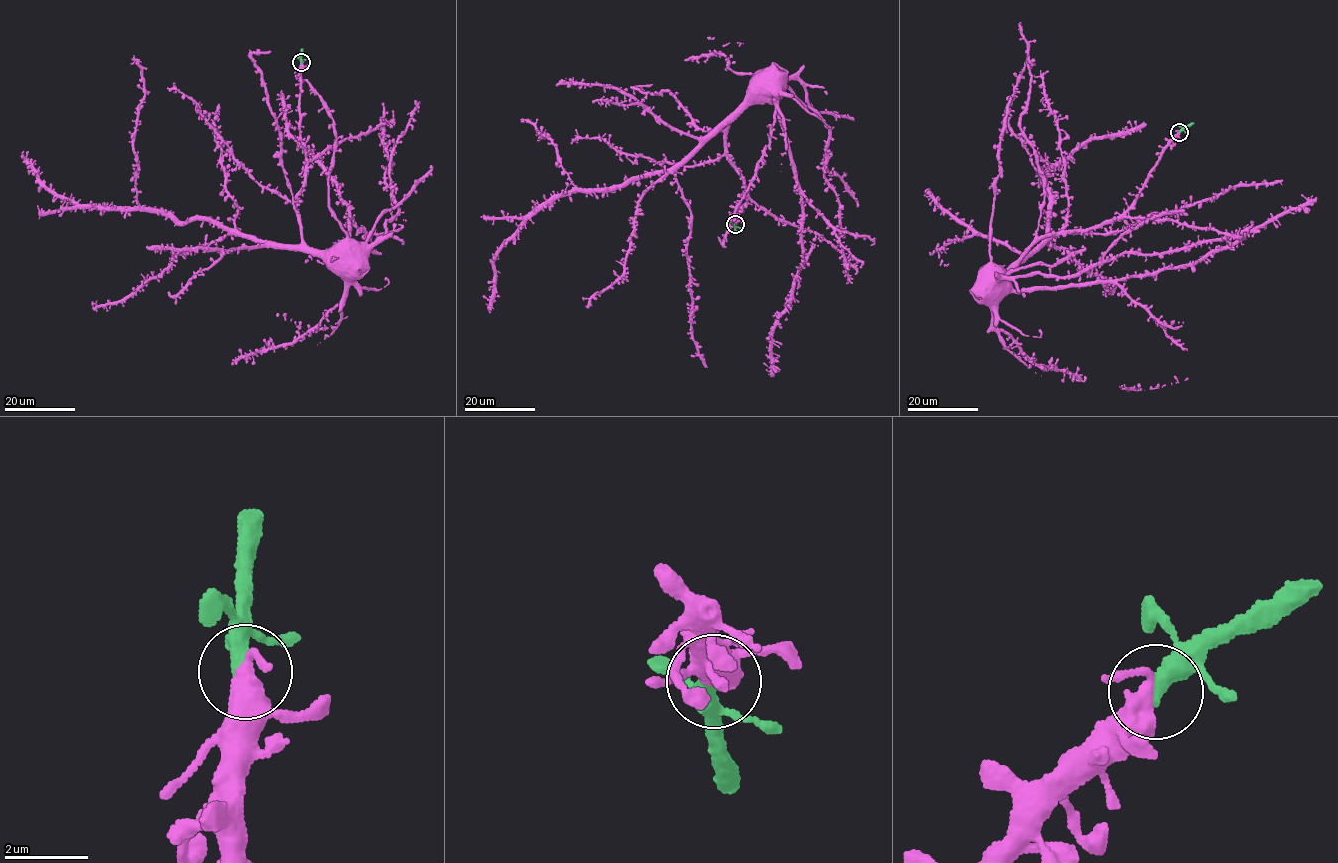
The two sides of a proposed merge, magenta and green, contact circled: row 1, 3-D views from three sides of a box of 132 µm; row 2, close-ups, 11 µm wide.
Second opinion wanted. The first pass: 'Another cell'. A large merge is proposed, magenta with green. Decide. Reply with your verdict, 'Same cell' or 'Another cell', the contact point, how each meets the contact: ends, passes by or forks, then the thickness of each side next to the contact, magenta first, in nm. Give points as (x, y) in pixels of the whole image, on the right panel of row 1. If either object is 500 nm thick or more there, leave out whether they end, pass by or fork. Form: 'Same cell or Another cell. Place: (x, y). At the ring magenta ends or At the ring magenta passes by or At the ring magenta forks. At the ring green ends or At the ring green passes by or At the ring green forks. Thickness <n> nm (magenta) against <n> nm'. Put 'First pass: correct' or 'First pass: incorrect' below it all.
Same cell. Place: (1179, 132). At the ring magenta passes by. At the ring green ends. Thickness 440 nm (magenta) against 480 nm
First pass: incorrect

